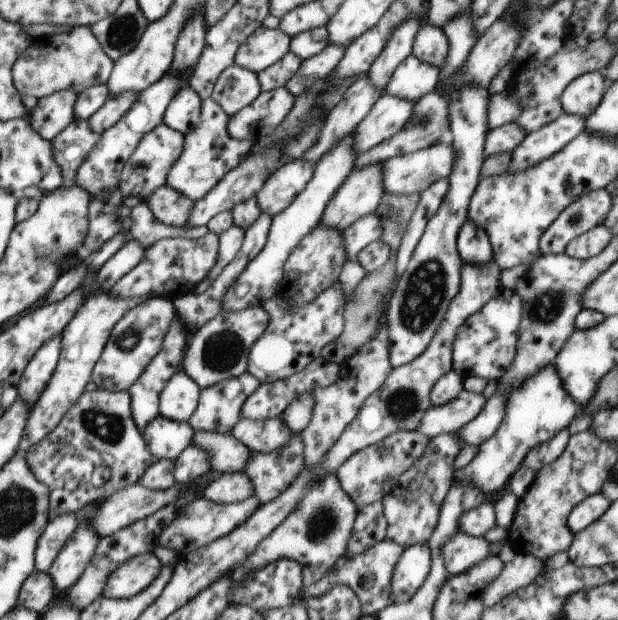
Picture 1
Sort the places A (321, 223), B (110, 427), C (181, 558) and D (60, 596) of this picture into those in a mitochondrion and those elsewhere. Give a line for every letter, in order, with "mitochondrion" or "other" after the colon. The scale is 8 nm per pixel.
A: other
B: mitochondrion
C: other
D: other

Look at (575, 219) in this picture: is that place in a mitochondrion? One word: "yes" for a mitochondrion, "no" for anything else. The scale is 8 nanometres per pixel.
yes

